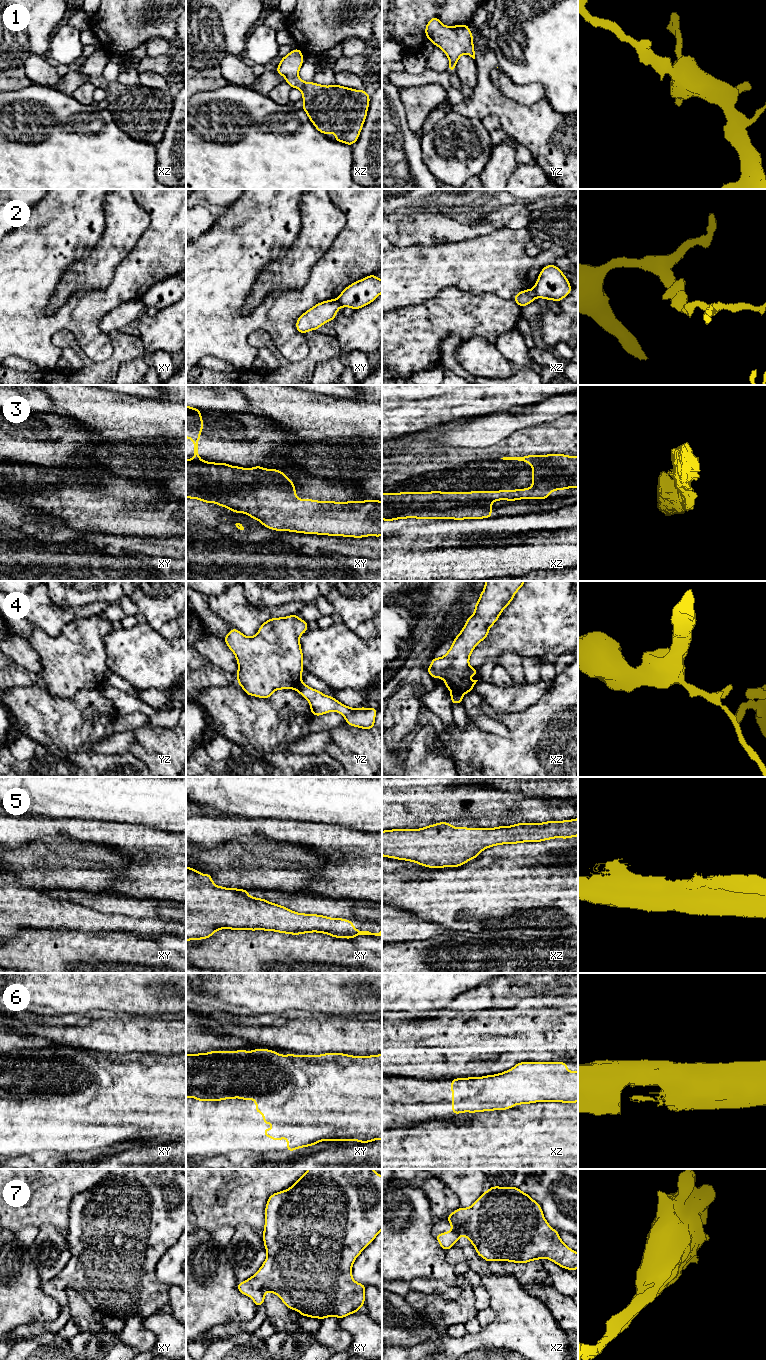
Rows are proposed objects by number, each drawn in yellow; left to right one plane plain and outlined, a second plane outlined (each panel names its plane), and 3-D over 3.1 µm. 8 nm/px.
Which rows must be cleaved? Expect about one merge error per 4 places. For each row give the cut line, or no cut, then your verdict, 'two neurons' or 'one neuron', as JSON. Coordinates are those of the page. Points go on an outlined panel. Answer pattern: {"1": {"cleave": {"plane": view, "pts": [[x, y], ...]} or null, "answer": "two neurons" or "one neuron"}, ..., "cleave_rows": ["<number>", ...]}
{"1": {"cleave": null, "answer": "one neuron"}, "2": {"cleave": {"plane": "xz", "pts": [[532, 289], [536, 297]]}, "answer": "two neurons"}, "3": {"cleave": null, "answer": "one neuron"}, "4": {"cleave": {"plane": "xz", "pts": [[451, 691], [457, 691], [462, 695]]}, "answer": "two neurons"}, "5": {"cleave": null, "answer": "one neuron"}, "6": {"cleave": null, "answer": "one neuron"}, "7": {"cleave": null, "answer": "one neuron"}, "cleave_rows": ["2", "4"]}

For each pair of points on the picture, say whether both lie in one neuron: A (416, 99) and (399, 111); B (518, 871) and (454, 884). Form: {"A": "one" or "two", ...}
{"A": "two", "B": "one"}

